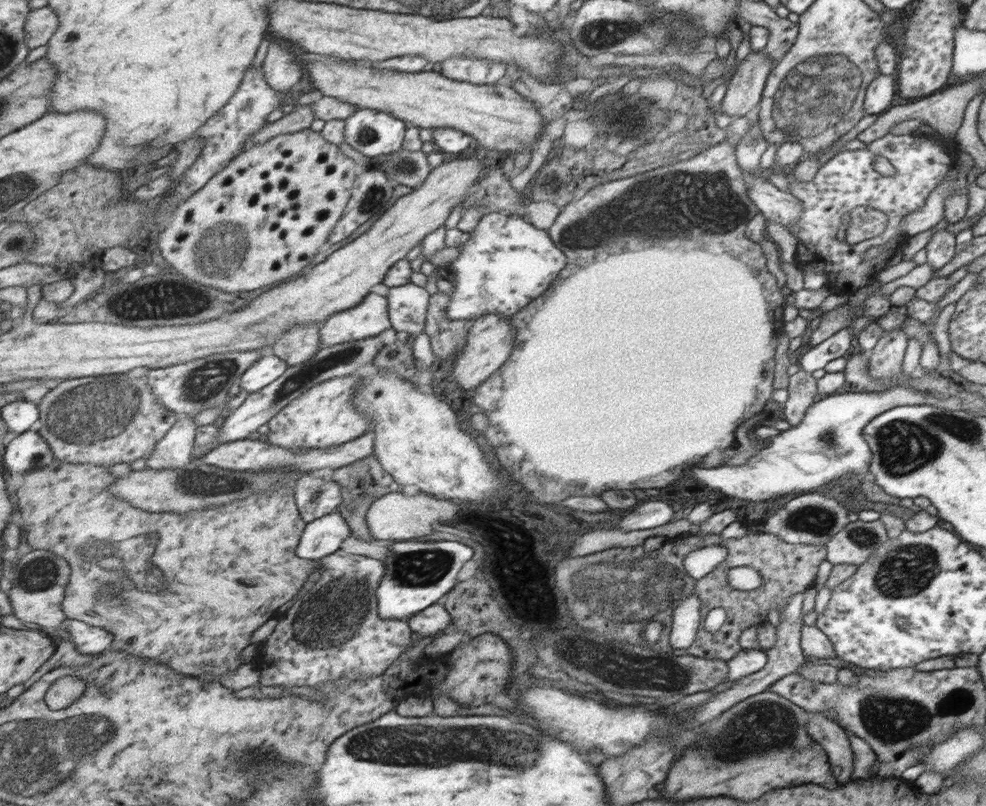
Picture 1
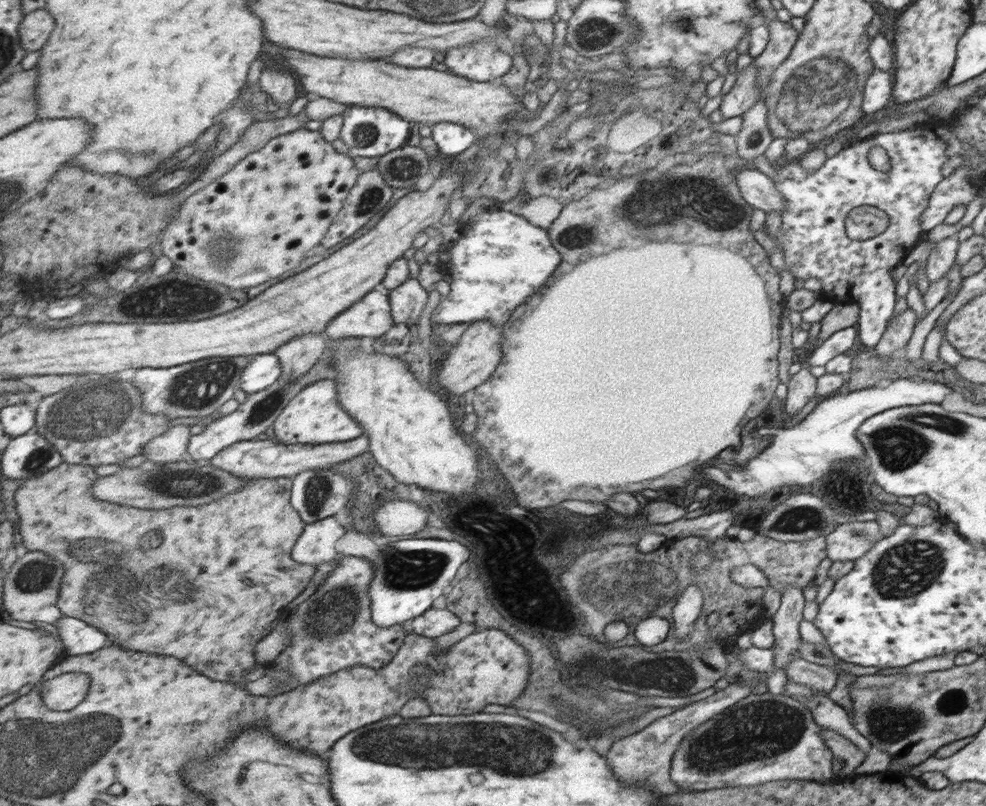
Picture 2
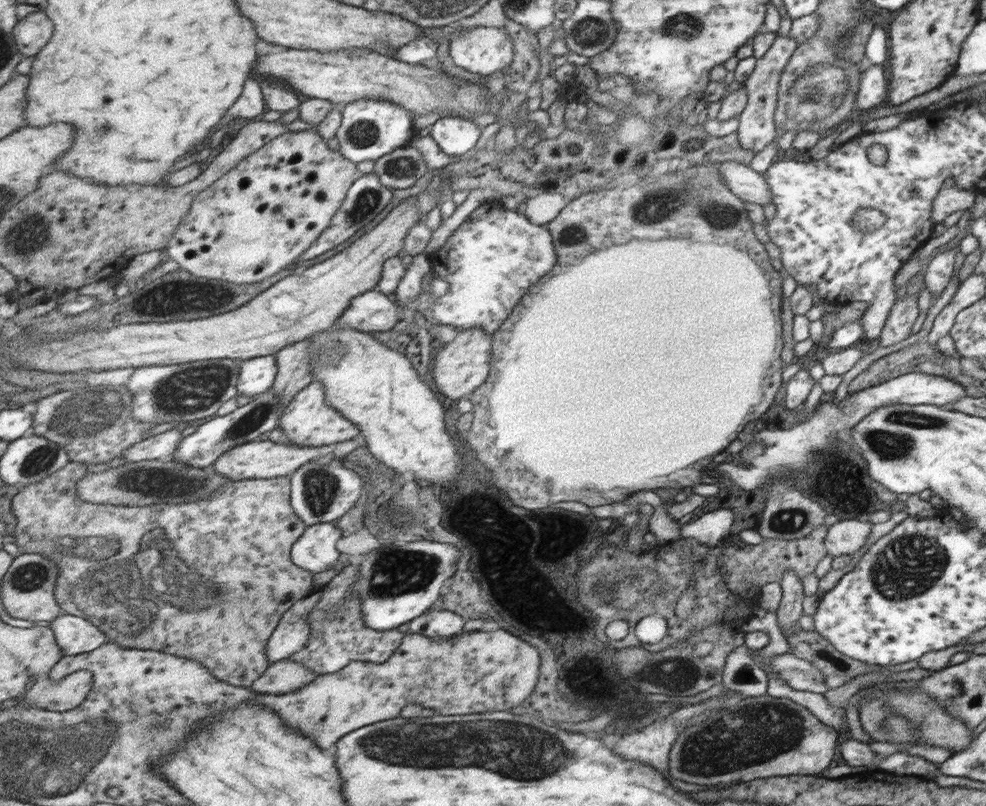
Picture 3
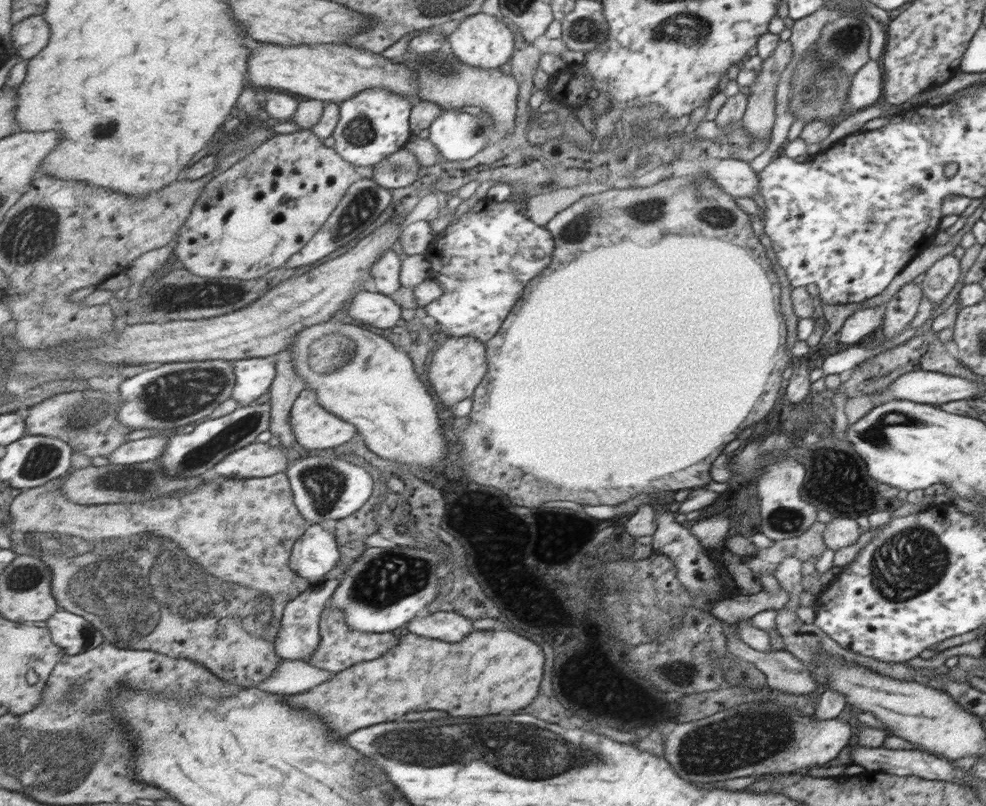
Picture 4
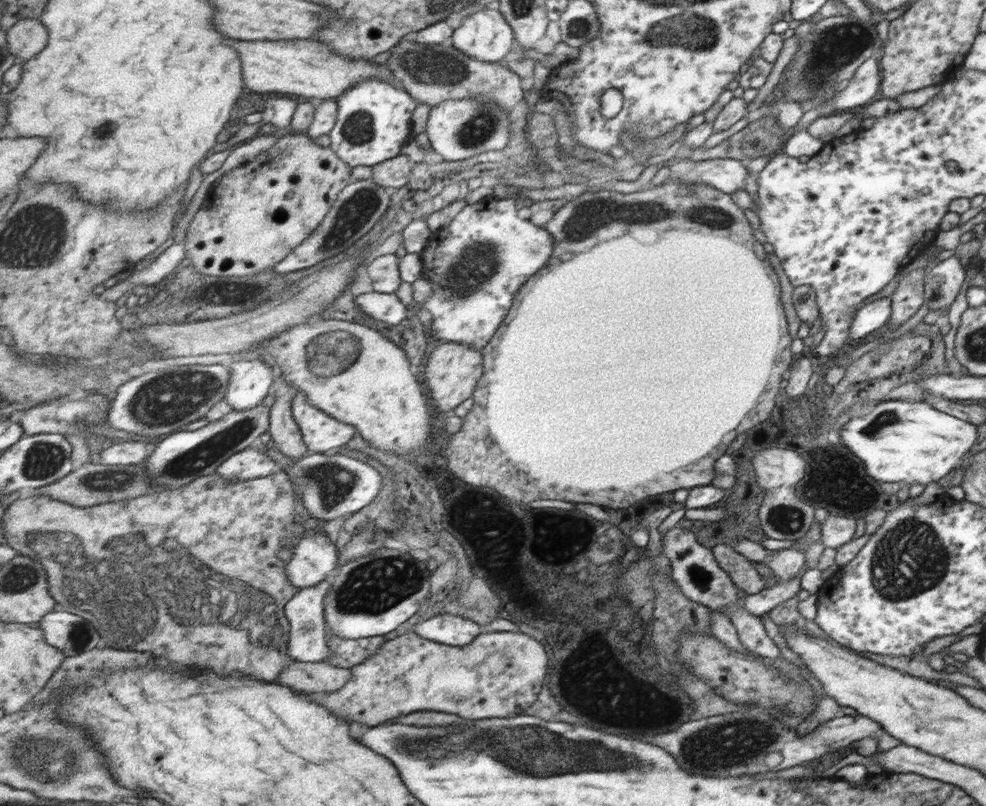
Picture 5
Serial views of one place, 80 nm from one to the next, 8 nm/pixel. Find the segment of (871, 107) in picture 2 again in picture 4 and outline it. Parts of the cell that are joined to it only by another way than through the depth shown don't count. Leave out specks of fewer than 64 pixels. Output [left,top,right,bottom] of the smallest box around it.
[848,59,882,112]

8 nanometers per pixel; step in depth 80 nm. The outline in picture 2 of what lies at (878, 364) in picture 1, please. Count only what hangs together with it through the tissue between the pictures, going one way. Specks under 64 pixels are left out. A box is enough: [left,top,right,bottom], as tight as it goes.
[871,308,917,359]

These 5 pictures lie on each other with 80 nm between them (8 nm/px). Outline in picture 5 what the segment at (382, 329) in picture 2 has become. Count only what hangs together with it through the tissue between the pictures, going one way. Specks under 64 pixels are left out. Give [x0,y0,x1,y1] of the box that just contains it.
[354,291,414,326]

